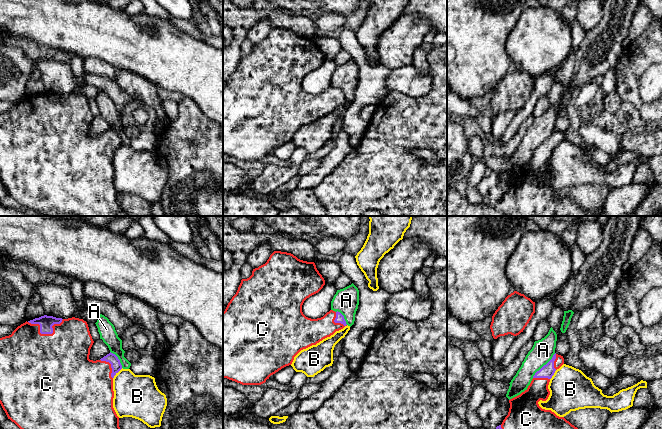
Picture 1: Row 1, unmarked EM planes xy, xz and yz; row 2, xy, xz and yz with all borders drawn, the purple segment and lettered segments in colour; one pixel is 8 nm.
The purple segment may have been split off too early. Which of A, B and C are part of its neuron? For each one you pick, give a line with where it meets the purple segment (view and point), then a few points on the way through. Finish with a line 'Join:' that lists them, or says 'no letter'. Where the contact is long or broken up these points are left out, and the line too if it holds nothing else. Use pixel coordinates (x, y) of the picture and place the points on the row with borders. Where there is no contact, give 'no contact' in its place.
C: contact xy (45, 333)
Join: C

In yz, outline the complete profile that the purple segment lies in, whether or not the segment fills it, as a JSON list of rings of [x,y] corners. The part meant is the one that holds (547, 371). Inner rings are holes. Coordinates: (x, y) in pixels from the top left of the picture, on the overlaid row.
[[[561,355],[552,359],[535,373],[528,388],[509,400],[508,415],[496,429],[578,429],[564,417],[551,410],[542,409],[538,402],[546,401],[550,395],[548,385],[555,371],[564,364]]]

